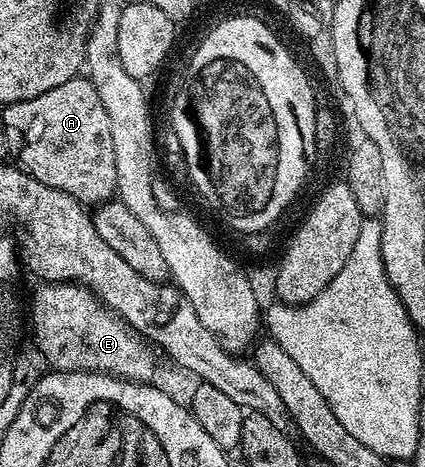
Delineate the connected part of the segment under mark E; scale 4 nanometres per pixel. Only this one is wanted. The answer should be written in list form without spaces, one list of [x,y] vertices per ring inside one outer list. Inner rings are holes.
[[[47,282],[40,287],[30,307],[30,323],[34,326],[33,346],[42,354],[47,368],[55,371],[102,371],[105,375],[130,379],[133,383],[148,383],[155,378],[151,344],[115,312],[107,309],[93,291],[76,282]]]

